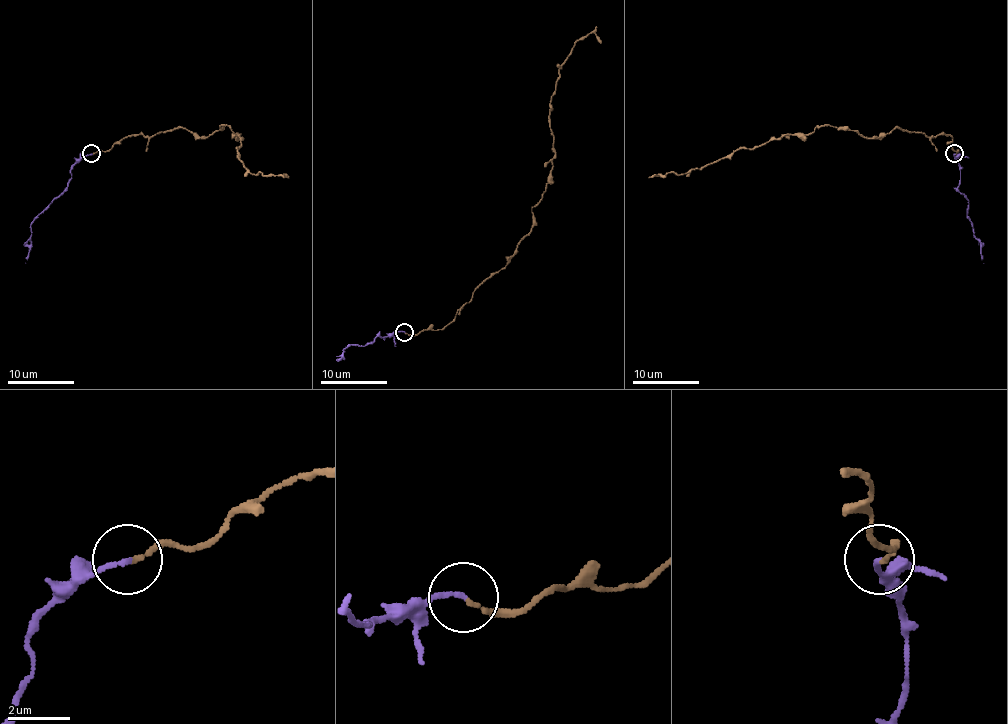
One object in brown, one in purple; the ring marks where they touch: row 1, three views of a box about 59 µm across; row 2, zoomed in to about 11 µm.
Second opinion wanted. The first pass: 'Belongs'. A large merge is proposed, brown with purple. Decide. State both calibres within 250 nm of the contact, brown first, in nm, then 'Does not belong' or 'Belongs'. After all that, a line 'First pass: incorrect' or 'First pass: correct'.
Thickness 140 nm (brown) against 150 nm. Does not belong
First pass: incorrect

